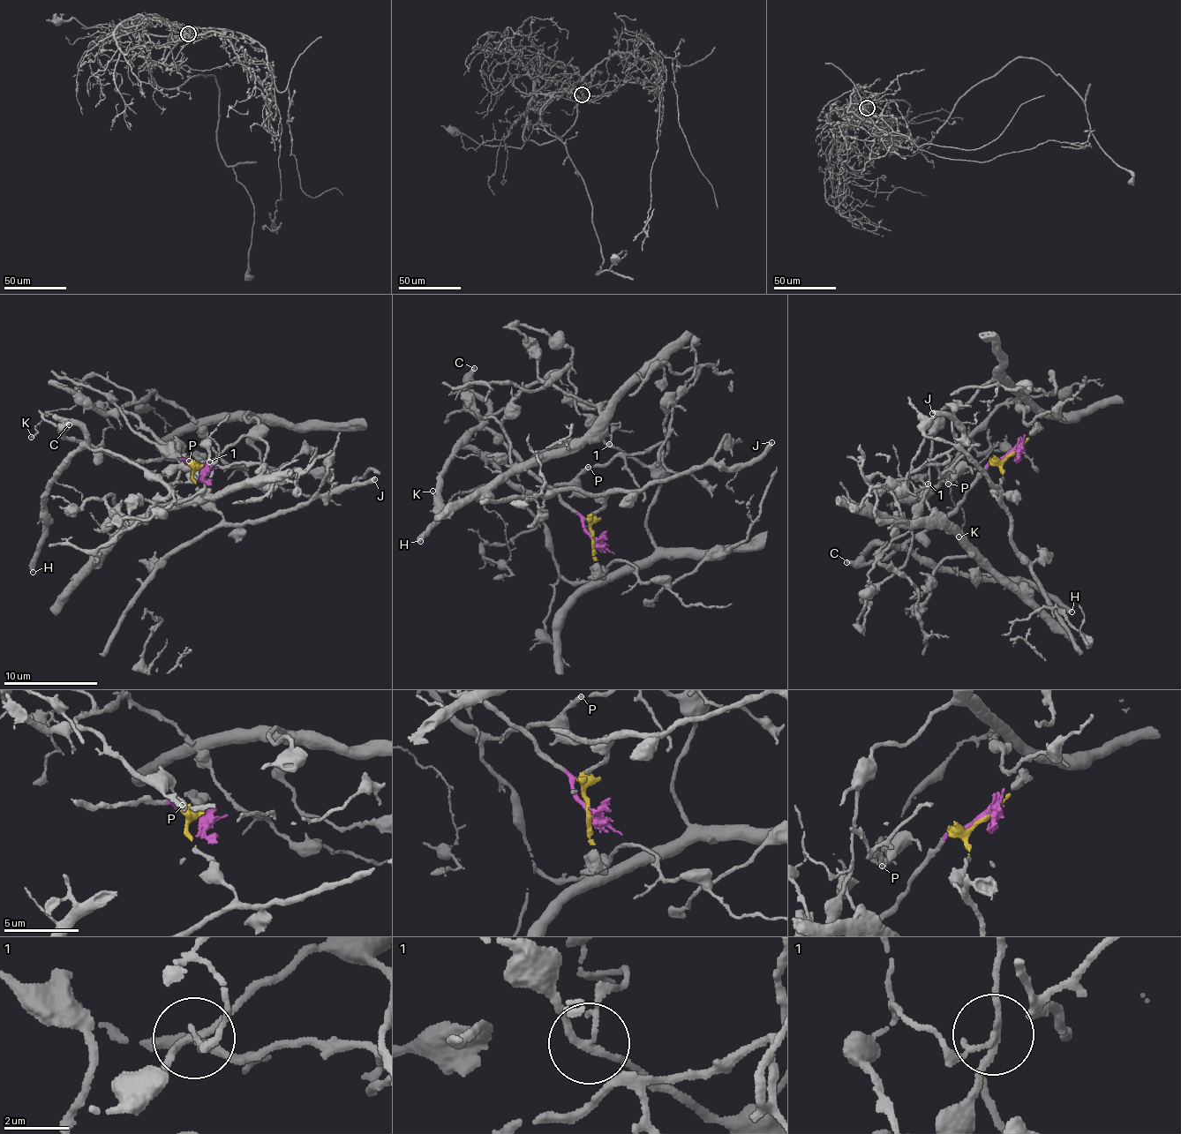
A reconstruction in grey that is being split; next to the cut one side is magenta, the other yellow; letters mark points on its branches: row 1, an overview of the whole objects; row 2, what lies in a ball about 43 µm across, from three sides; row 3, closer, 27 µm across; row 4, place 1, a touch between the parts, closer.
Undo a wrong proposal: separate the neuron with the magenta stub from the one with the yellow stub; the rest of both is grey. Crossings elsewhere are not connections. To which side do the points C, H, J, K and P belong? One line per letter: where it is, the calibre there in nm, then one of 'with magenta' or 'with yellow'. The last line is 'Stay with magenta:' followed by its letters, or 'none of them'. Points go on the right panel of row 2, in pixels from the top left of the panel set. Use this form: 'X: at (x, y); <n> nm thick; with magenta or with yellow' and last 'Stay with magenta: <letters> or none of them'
C: at (846, 562); 400 nm thick; with magenta
H: at (1071, 612); 360 nm thick; with magenta
J: at (932, 413); 380 nm thick; with yellow
K: at (959, 536); 130 nm thick; with magenta
P: at (948, 484); 240 nm thick; with magenta
Stay with magenta: C, H, K, P

